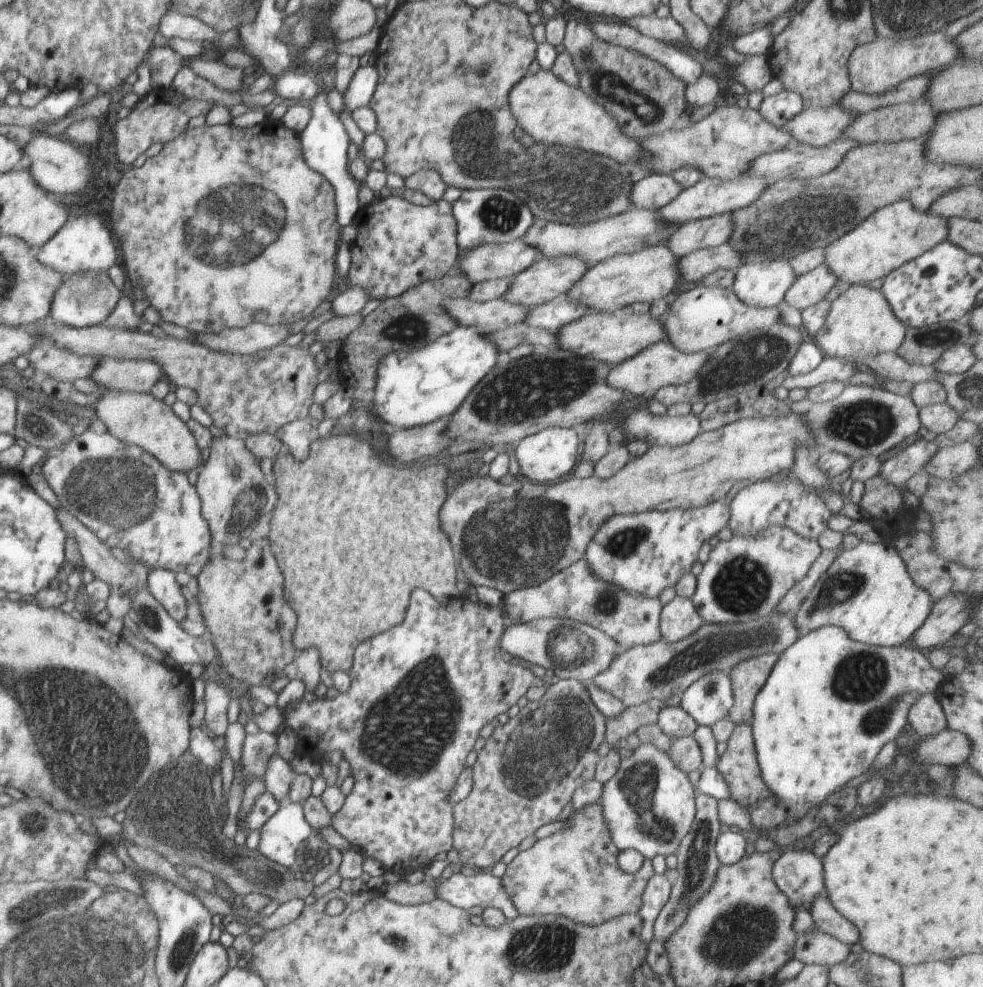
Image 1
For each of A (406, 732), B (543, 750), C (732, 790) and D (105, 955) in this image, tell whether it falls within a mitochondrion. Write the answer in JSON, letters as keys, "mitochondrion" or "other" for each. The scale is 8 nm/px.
{"A":"mitochondrion","B":"mitochondrion","C":"other","D":"mitochondrion"}

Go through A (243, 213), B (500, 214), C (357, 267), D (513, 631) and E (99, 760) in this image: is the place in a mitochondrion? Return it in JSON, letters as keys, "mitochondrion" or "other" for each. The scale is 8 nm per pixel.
{"A":"mitochondrion","B":"mitochondrion","C":"other","D":"other","E":"mitochondrion"}

